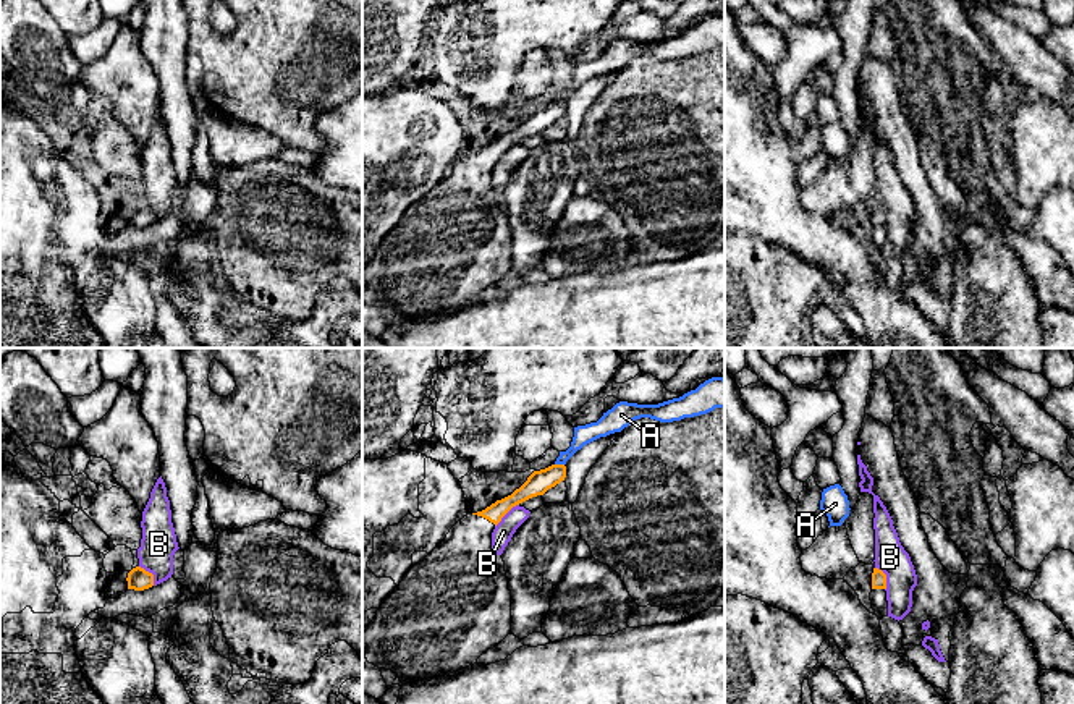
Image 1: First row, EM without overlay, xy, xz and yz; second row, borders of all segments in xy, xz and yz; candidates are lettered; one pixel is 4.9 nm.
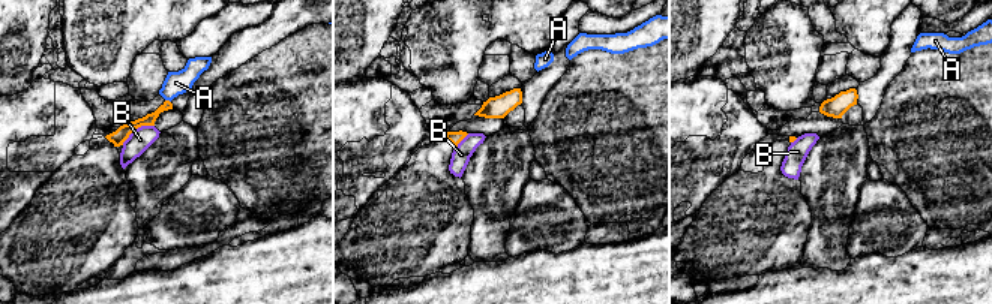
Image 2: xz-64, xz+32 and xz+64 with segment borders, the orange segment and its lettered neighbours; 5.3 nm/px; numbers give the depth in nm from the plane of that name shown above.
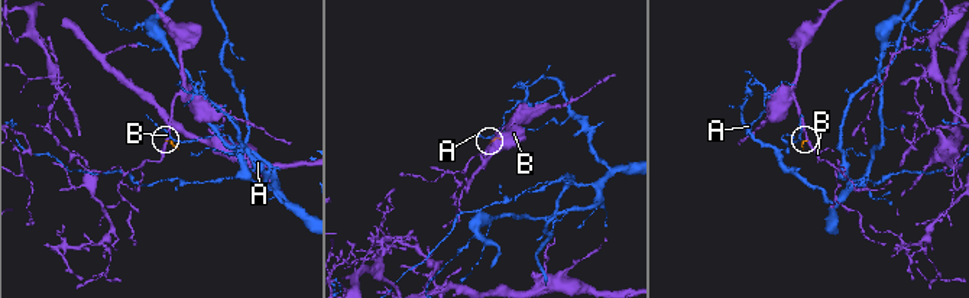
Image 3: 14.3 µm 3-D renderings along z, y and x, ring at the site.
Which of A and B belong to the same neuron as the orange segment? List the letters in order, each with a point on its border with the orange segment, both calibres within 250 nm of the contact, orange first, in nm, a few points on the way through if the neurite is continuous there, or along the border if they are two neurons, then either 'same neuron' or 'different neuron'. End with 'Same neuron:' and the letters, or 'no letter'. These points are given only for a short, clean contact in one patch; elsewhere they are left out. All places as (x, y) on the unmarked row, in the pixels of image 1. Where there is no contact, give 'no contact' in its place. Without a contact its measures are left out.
A: xz (560, 102) | 110/100 nm | along xz (555, 101), (563, 102) | different neuron
B: xz (505, 151) | 110/100 nm | along xz (518, 141), (495, 164) | different neuron
Same neuron: no letter

